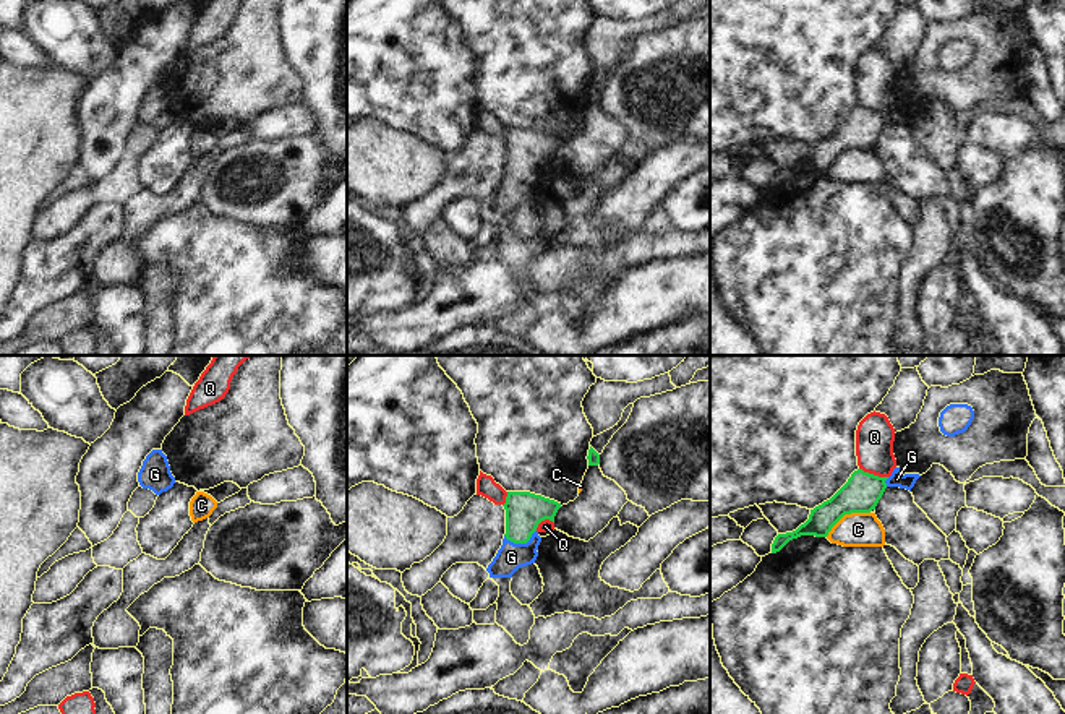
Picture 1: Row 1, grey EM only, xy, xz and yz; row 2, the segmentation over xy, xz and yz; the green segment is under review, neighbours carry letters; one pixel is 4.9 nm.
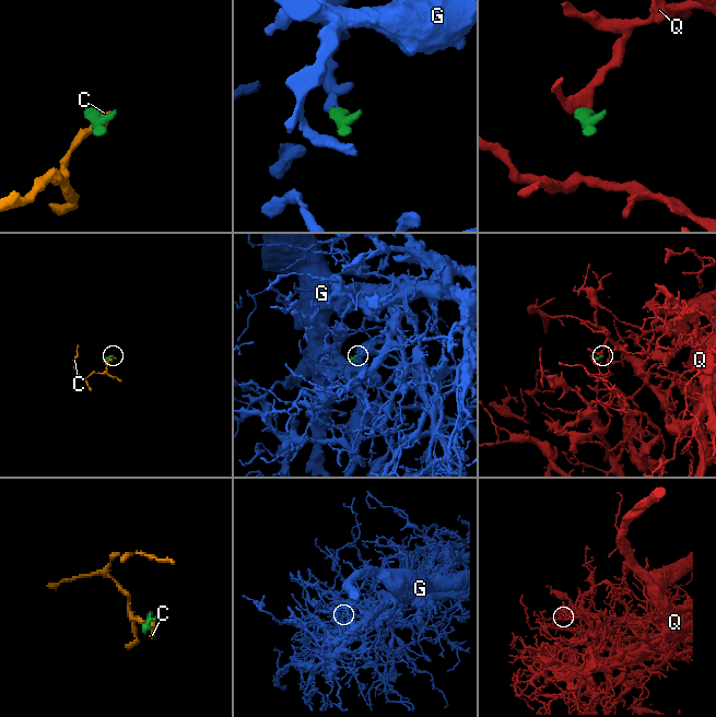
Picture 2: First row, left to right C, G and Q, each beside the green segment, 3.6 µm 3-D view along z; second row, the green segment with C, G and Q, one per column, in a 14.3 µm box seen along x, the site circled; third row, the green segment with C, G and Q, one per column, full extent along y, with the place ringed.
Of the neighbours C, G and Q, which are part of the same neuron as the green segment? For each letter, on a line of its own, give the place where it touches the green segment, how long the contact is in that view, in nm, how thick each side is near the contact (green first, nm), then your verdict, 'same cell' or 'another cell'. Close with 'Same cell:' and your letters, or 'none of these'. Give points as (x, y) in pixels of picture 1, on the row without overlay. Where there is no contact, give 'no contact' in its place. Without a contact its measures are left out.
C: meets green in yz at (846, 150); contact 260 nm long; 190 nm thick on the green side, 180 nm on the other; another cell
G: meets green in xz at (521, 179); contact 170 nm long; 190 nm thick on the green side, 140 nm on the other; same cell
Q: meets green in yz at (872, 111); contact 150 nm long; 190 nm thick on the green side, 190 nm on the other; another cell
Same cell: G

